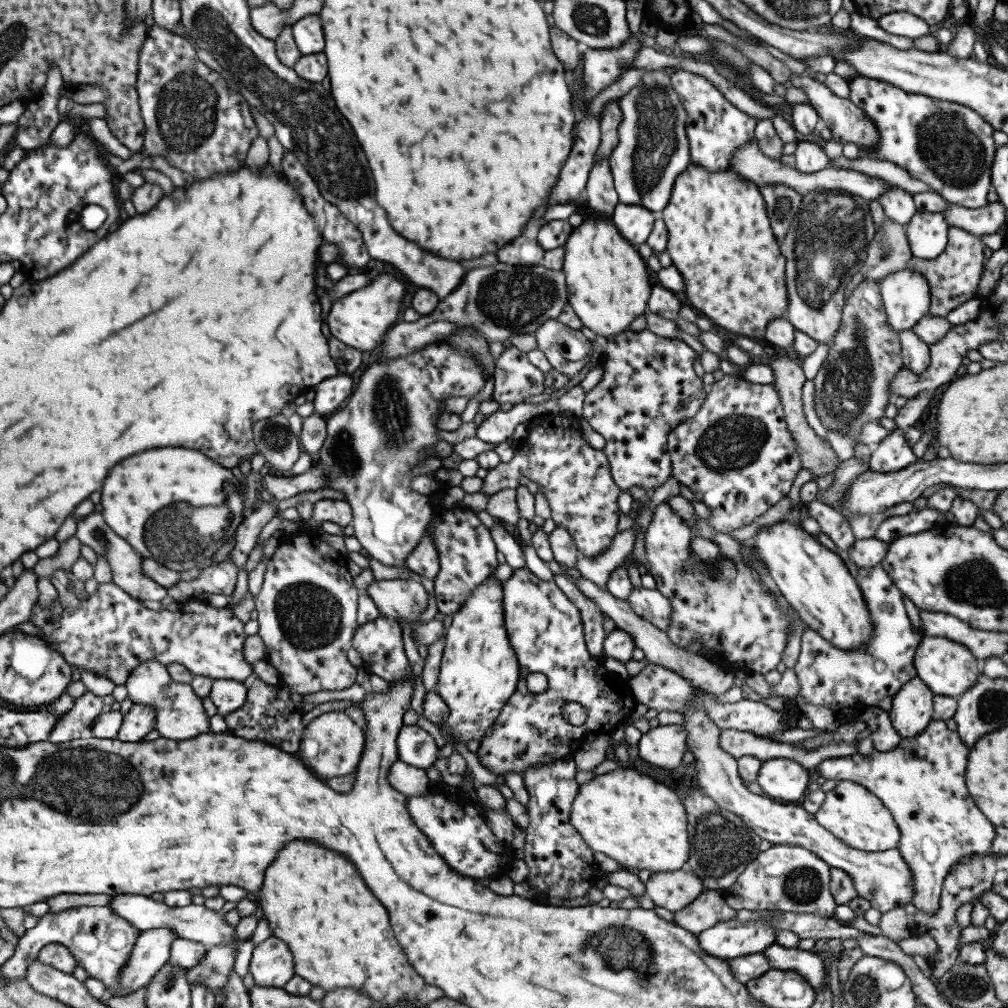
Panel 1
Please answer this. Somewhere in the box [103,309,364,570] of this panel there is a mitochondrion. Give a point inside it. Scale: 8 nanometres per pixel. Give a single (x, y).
(168, 534)

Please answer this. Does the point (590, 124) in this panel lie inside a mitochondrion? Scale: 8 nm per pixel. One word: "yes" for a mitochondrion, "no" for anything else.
no

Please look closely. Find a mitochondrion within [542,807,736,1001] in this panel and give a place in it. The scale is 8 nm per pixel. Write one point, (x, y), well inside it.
(621, 944)

